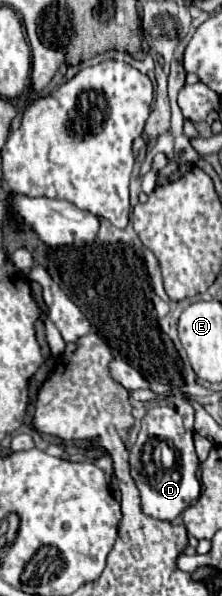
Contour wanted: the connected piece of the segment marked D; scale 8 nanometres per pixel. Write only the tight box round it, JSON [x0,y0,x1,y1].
[129,405,199,521]

